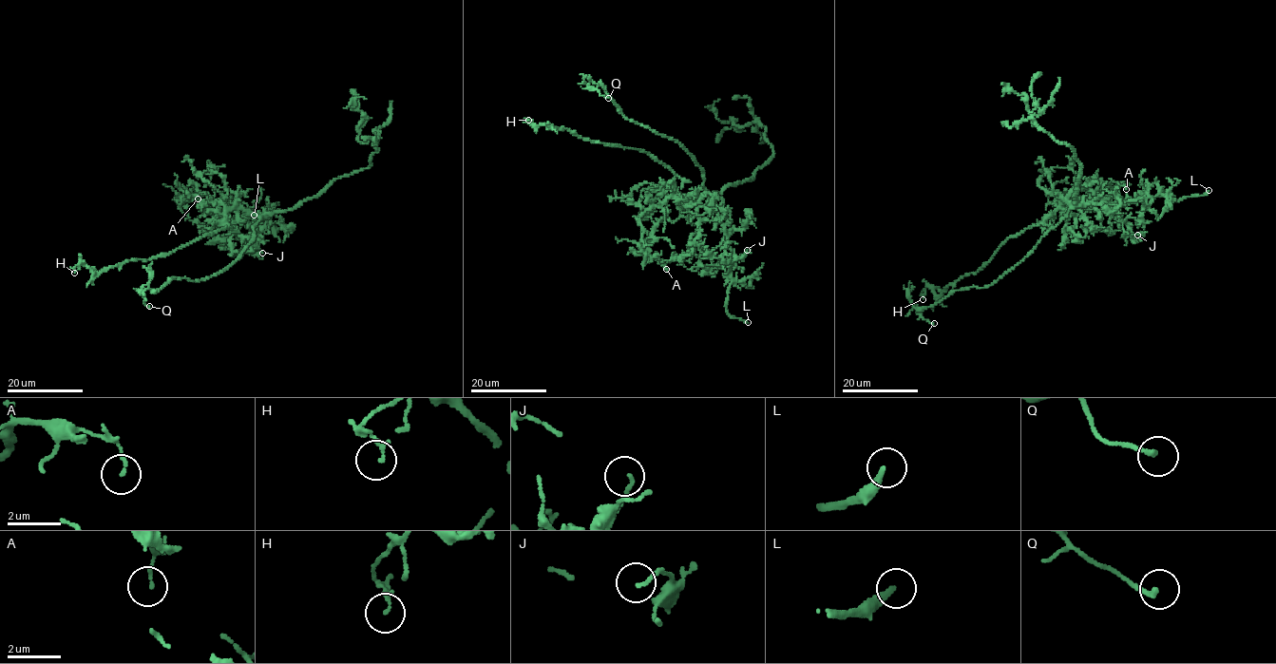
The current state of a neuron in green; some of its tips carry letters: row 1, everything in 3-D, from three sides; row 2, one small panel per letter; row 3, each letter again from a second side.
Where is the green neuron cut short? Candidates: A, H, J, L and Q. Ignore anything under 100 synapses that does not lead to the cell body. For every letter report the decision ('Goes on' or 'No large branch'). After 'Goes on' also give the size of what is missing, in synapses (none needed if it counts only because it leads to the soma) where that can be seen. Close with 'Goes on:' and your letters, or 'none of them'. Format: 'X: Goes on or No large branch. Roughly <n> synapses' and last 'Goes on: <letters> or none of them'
A: No large branch
H: No large branch
J: No large branch
L: Goes on
Q: No large branch
Goes on: L

